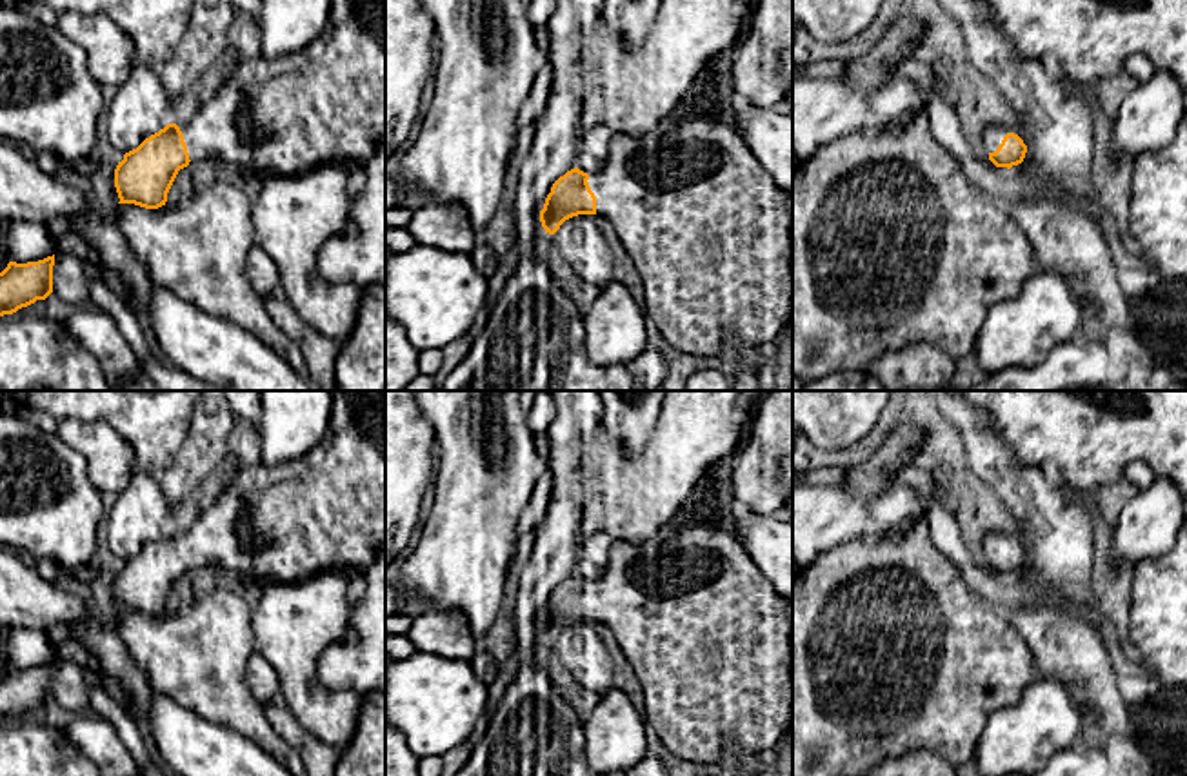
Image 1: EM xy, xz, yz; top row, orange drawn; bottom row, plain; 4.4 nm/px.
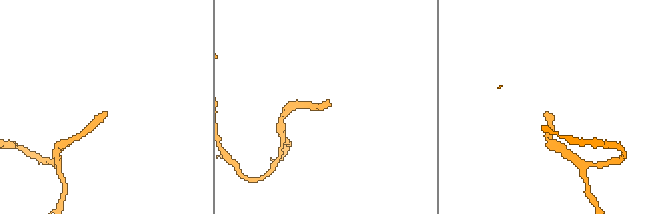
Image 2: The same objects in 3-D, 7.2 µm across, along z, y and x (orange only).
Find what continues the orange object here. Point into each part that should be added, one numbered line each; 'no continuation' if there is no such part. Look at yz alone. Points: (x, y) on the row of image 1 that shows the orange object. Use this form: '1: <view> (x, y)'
1: yz (993, 135)

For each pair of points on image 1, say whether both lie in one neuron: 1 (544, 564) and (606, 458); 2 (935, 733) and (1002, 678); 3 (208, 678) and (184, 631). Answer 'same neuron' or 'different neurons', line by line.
1: different neurons
2: same neuron
3: same neuron

